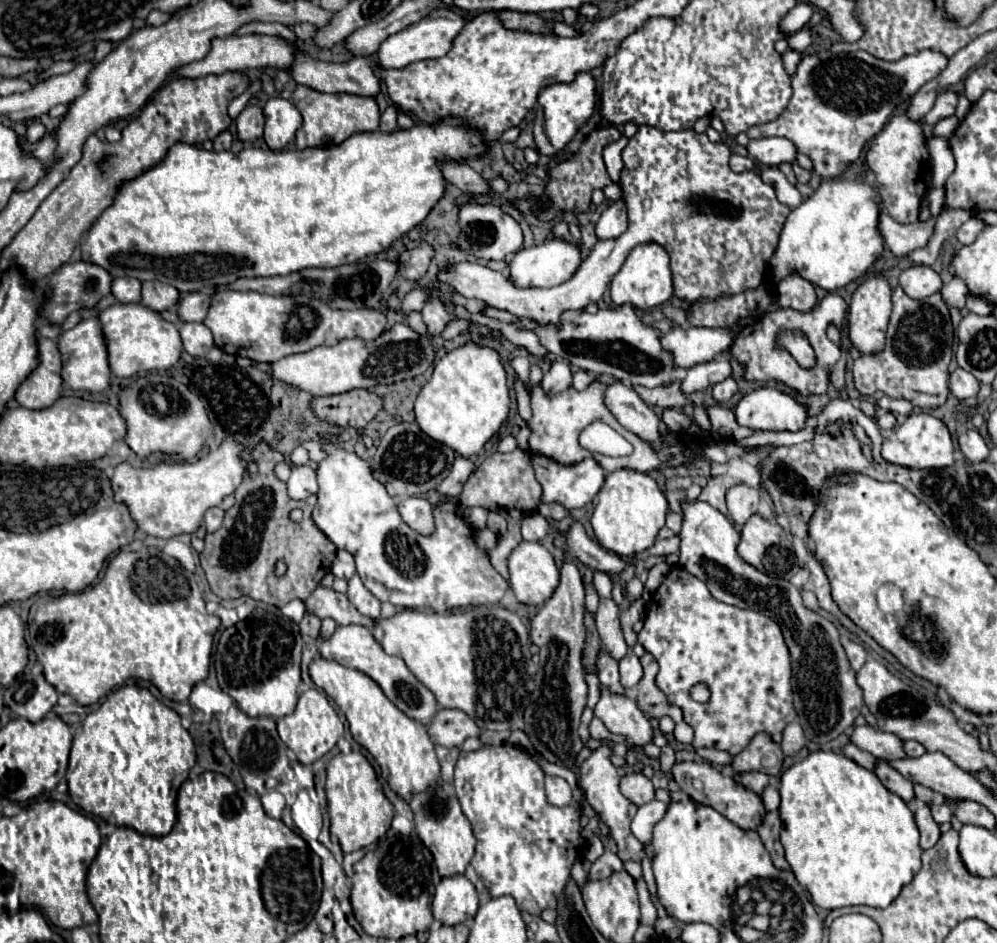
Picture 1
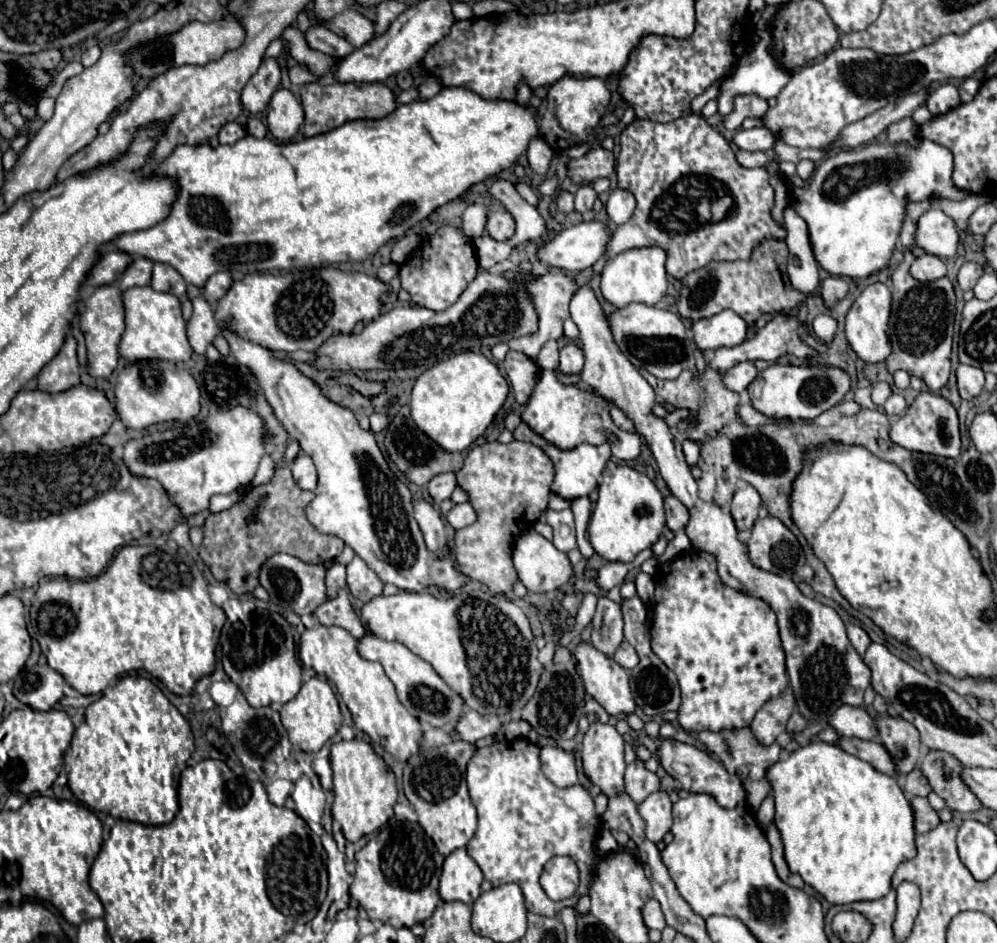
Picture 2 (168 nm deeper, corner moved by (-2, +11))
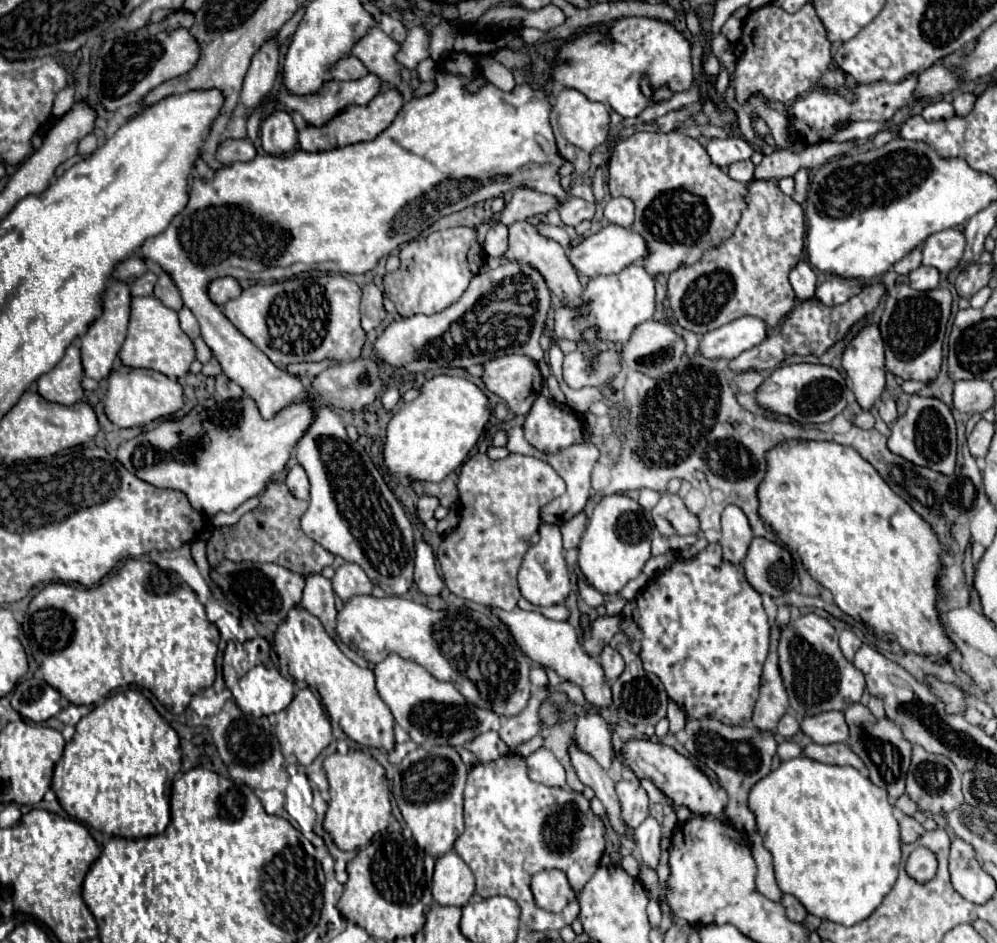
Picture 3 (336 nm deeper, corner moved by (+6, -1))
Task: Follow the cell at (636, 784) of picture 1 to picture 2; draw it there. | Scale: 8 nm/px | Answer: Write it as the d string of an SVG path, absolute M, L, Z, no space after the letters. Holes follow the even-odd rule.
M638 759L626 767L624 781L626 781L626 793L636 803L642 803L650 793L654 793L654 791L660 789L658 775L652 773L652 771L648 771L644 767L644 763L638 761Z

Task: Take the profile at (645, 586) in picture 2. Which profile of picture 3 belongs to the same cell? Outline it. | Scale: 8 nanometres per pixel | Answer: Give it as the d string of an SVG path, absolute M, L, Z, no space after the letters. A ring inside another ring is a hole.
M598 617L596 621L592 621L592 633L590 637L584 641L584 649L590 657L598 657L600 651L604 649L604 645L610 643L610 639L618 633L620 629L620 617Z

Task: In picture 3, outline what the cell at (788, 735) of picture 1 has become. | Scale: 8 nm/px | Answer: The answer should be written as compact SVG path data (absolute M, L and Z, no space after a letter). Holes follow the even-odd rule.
M786 713L786 715L778 721L776 731L778 731L780 735L784 735L784 737L792 737L794 733L800 731L800 723L798 723L798 719L796 719L792 713Z

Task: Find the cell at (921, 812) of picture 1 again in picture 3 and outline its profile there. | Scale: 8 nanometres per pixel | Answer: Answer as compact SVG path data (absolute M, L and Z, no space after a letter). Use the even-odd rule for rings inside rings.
M904 817L900 821L900 839L902 839L902 843L914 843L922 835L924 835L924 827L914 817Z

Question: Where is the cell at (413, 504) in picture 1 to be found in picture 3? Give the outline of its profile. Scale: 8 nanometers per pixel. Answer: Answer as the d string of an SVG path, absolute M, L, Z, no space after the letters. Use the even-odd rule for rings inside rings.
M422 541L416 543L416 571L414 571L414 583L418 585L420 593L424 595L440 595L444 581L436 571L434 565L434 553L432 547Z

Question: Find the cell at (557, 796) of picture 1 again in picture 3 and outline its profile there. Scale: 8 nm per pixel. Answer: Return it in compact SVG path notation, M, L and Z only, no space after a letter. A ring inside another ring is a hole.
M540 747L526 757L528 777L536 783L550 787L566 787L566 773L552 751Z

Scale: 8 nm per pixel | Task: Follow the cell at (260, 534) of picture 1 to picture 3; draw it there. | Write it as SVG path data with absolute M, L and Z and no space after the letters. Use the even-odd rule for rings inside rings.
M270 483L260 495L260 505L256 509L242 515L242 519L234 527L214 529L206 547L208 563L216 567L222 557L230 561L270 561L300 575L320 573L324 567L332 565L334 555L326 551L320 543L312 541L308 535L304 535L304 531L300 529L300 517L306 509L308 501L292 497L286 483Z

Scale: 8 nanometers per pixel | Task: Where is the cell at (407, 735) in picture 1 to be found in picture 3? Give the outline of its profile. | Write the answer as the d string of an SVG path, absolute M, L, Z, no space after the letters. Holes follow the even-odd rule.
M302 605L290 609L288 617L278 625L274 633L274 651L280 665L288 665L288 673L296 681L303 682L320 693L320 699L332 721L338 719L344 733L366 747L378 747L390 751L394 747L394 717L376 693L374 673L370 669L358 667L350 661L336 645L336 641L326 633L318 617L308 613Z

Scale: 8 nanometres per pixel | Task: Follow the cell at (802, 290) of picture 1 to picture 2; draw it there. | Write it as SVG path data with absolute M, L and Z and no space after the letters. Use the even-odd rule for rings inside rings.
M790 205L784 209L784 227L788 231L788 237L786 237L788 267L786 267L786 273L790 277L790 285L800 293L810 295L820 285L818 263L812 255L806 223L796 215L796 211Z

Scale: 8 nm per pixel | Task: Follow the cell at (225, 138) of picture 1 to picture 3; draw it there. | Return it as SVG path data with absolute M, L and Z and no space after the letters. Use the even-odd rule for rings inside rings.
M246 139L224 141L218 145L218 151L216 151L216 159L226 167L236 161L252 161L252 157L256 157L256 149Z

